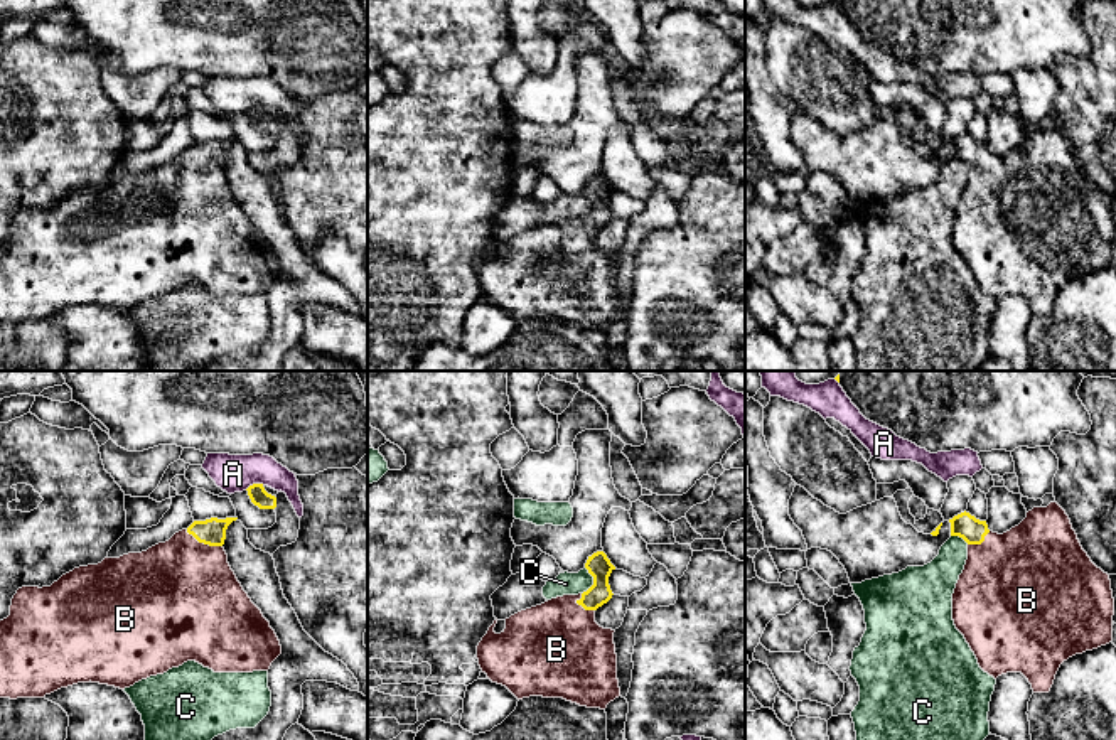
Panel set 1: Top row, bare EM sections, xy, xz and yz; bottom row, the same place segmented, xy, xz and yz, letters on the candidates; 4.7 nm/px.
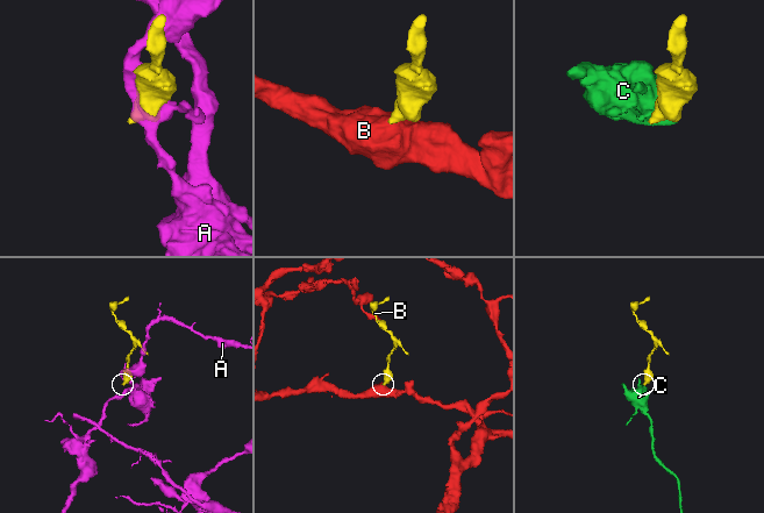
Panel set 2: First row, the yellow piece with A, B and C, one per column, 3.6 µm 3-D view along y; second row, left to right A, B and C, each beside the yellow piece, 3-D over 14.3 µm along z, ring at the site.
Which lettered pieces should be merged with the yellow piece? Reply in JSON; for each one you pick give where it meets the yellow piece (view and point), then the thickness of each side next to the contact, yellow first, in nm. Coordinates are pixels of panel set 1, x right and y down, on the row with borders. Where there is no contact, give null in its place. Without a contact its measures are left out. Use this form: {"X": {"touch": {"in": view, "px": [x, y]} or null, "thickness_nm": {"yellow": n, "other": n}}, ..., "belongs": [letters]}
{"B": {"touch": {"in": "xy", "px": [204, 543]}, "thickness_nm": {"yellow": 130, "other": 500}}, "belongs": ["B"]}

